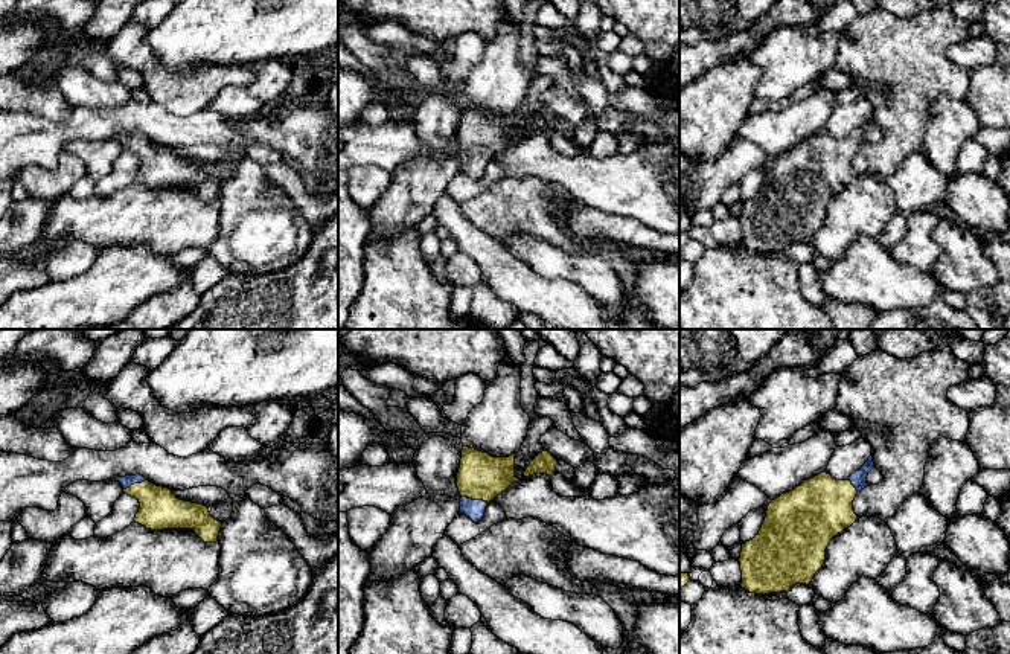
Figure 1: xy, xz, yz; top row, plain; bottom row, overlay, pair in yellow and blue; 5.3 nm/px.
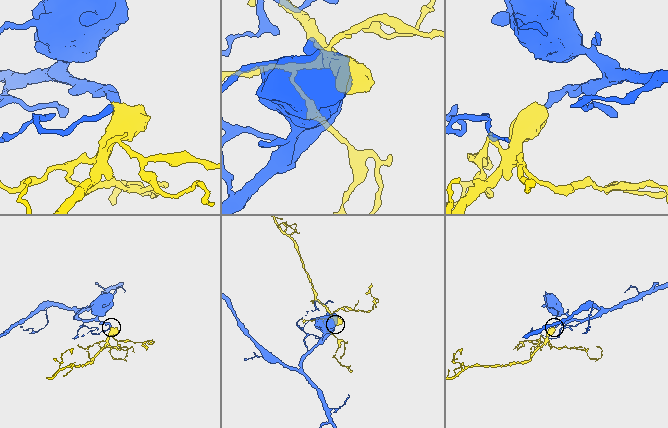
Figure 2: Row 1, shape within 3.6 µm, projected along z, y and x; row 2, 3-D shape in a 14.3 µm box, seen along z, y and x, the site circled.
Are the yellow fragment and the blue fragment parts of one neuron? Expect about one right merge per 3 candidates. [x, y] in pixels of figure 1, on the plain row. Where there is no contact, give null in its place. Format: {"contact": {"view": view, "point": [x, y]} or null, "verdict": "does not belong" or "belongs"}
{"contact": {"view": "xz", "point": [476, 157]}, "verdict": "belongs"}

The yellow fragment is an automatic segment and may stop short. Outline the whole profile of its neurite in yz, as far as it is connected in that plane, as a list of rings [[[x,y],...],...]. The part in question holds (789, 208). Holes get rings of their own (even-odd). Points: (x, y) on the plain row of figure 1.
[[[873,114],[847,139],[821,131],[768,165],[759,192],[742,203],[740,245],[750,252],[788,250],[795,242],[810,244],[824,223],[829,201],[856,181],[856,152],[867,146]]]

